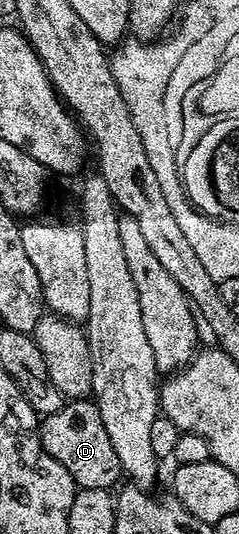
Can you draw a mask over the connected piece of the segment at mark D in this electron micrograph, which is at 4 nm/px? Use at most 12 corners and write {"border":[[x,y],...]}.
{"border":[[70,400],[38,427],[75,487],[124,474],[97,404]]}

